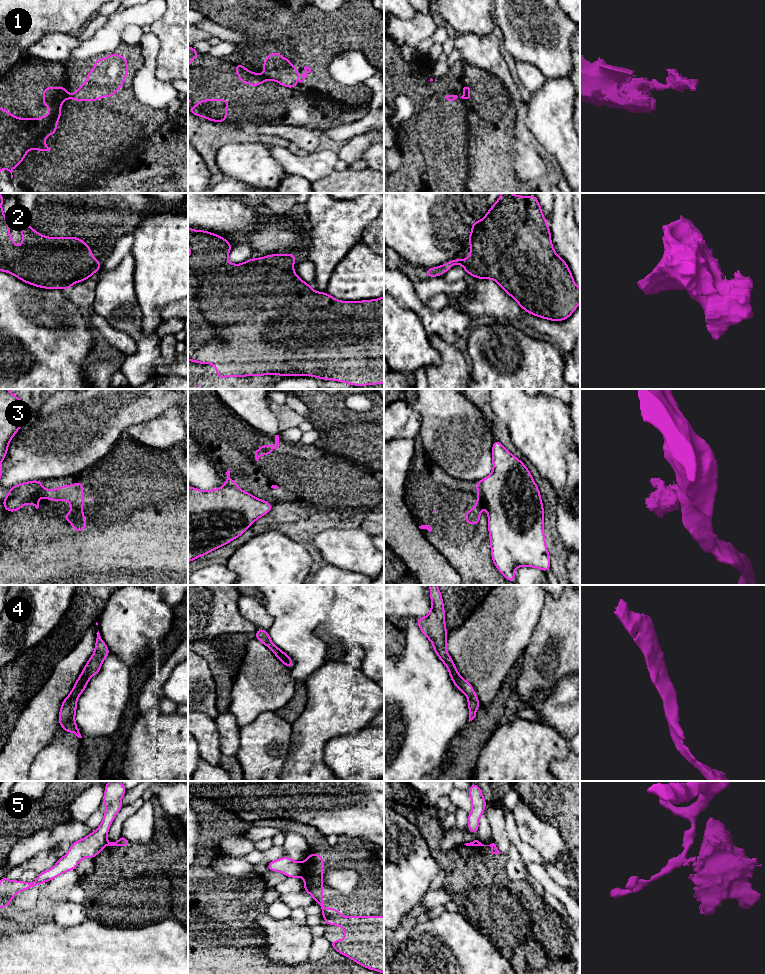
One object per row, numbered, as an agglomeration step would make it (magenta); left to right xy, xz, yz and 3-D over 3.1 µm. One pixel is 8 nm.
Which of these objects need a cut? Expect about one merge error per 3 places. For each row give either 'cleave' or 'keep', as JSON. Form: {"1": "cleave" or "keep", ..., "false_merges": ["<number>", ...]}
{"1": "cleave", "2": "keep", "3": "cleave", "4": "keep", "5": "cleave", "false_merges": ["1", "3", "5"]}

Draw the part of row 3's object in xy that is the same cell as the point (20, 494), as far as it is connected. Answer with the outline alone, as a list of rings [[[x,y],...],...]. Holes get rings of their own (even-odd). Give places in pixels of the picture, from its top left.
[[[33,480],[12,486],[8,489],[9,494],[2,501],[4,510],[8,512],[18,511],[37,494],[41,487],[42,480]]]

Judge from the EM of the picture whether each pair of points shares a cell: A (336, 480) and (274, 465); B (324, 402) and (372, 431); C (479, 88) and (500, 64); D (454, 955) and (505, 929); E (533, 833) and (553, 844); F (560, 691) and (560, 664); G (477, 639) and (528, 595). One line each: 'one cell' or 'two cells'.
A: one cell
B: one cell
C: two cells
D: two cells
E: one cell
F: two cells
G: one cell

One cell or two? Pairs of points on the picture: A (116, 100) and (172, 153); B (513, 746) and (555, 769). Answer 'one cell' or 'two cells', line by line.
A: two cells
B: two cells

